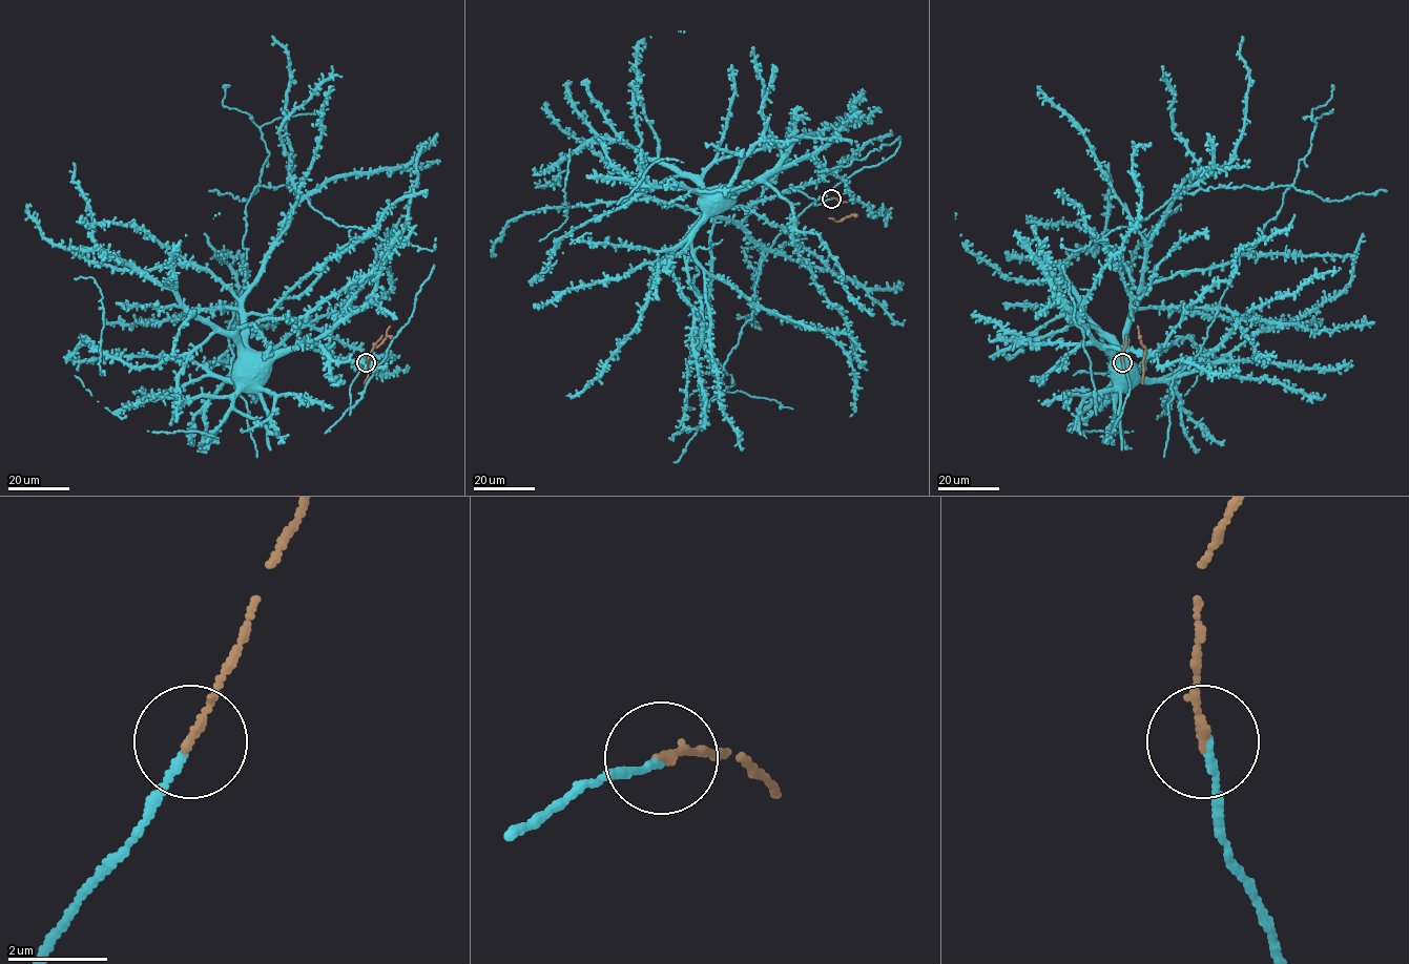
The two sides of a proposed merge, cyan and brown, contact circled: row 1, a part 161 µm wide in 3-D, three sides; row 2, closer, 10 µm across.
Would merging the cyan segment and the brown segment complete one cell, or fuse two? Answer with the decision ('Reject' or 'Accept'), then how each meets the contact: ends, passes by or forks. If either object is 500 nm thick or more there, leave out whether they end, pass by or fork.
Accept. At the ring cyan ends. At the ring brown ends

